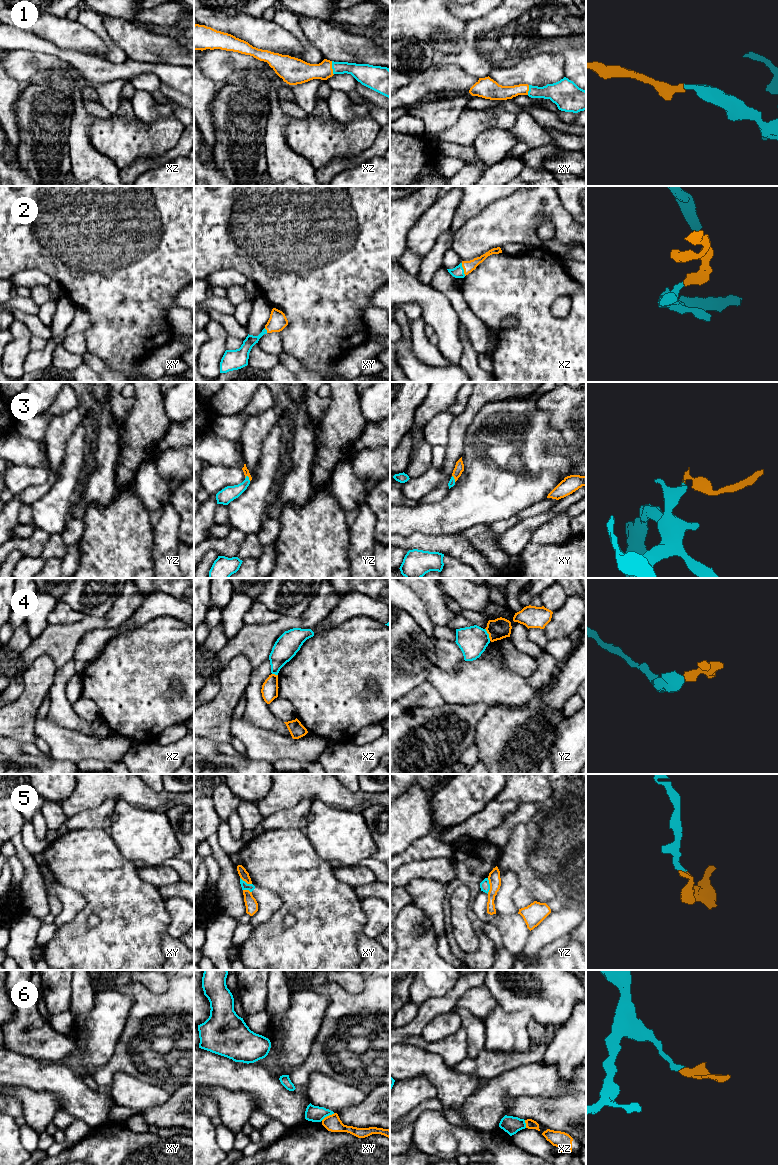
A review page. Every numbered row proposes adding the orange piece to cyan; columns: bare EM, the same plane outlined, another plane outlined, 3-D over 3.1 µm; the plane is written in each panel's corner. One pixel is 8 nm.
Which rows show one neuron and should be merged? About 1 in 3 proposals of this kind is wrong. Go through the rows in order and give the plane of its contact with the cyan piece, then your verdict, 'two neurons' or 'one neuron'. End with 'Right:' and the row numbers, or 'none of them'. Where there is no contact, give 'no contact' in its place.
1: xz | one neuron
2: xz | one neuron
3: yz | one neuron
4: yz | two neurons
5: yz | two neurons
6: xy | two neurons
Right: 1, 2, 3

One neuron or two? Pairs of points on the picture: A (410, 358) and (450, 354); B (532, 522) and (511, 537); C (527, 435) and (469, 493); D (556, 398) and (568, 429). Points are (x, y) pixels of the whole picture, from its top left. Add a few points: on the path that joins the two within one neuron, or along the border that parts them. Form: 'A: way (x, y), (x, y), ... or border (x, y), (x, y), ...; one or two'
A: border (457, 363), (450, 365); two
B: way (527, 526), (516, 537); one
C: way (527, 454), (488, 493); one
D: way (564, 406), (568, 410), (568, 421); one

